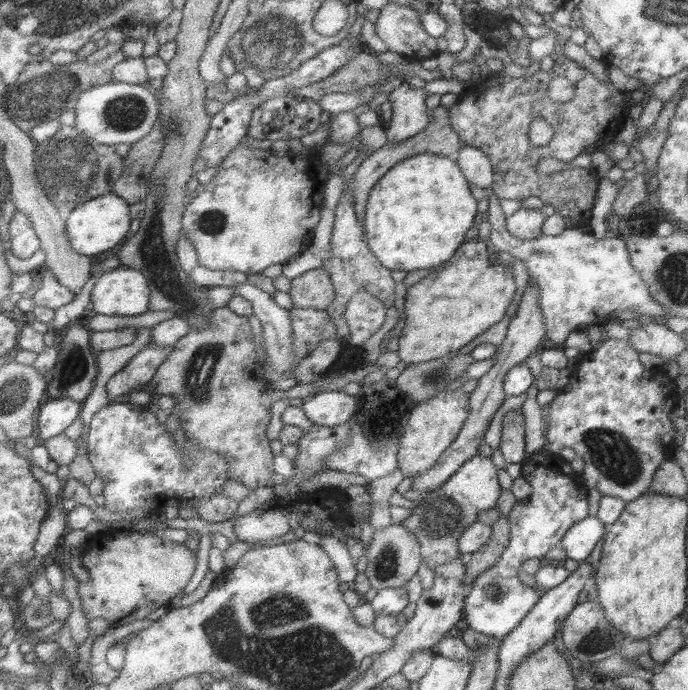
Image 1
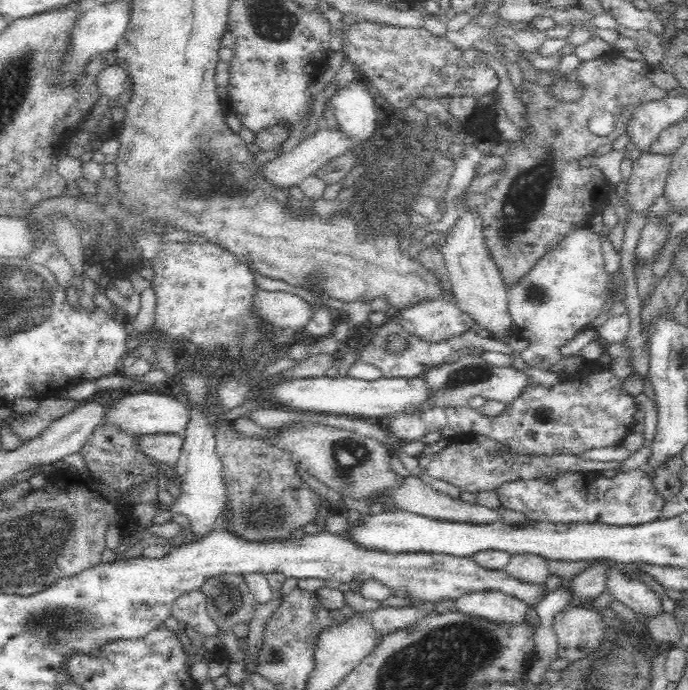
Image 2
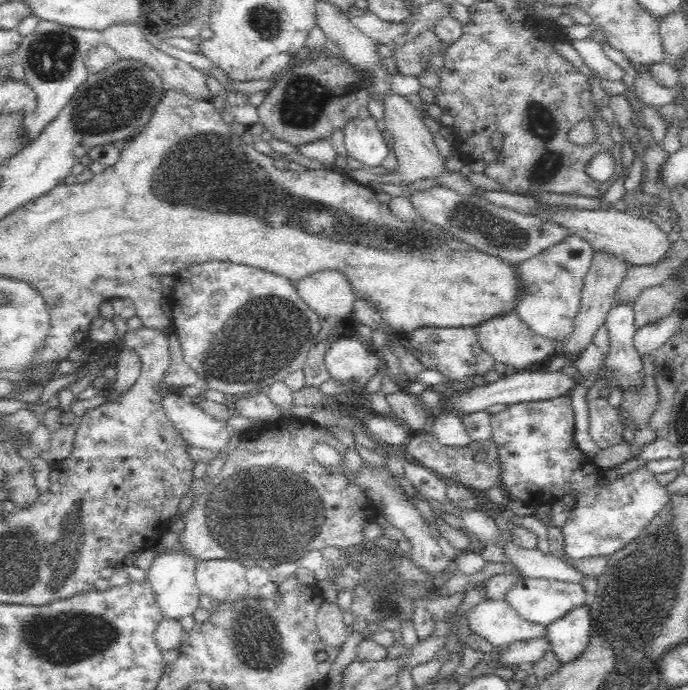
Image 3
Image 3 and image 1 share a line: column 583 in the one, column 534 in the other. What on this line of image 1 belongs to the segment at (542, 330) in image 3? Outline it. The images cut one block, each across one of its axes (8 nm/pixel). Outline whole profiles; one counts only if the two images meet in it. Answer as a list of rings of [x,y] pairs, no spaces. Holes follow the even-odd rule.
[[[495,194],[490,196],[489,218],[493,226],[493,234],[491,239],[493,244],[501,252],[510,252],[514,254],[517,260],[523,260],[528,268],[530,278],[535,279],[537,288],[541,292],[541,308],[545,313],[546,320],[546,342],[554,348],[564,345],[568,334],[572,330],[582,330],[588,326],[609,325],[615,321],[617,317],[615,313],[634,312],[638,318],[648,315],[670,317],[666,307],[662,307],[658,301],[654,301],[650,295],[647,285],[642,281],[639,273],[630,263],[630,255],[624,243],[624,237],[616,236],[613,238],[598,239],[587,229],[581,228],[565,228],[558,236],[548,236],[544,232],[538,239],[526,240],[519,239],[509,229],[509,218],[502,210],[502,202]]]

